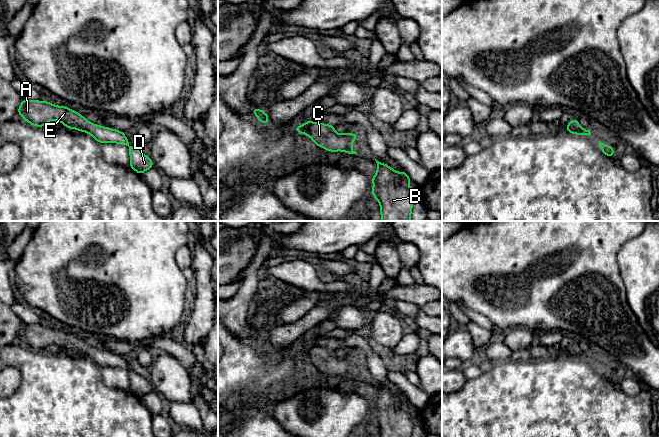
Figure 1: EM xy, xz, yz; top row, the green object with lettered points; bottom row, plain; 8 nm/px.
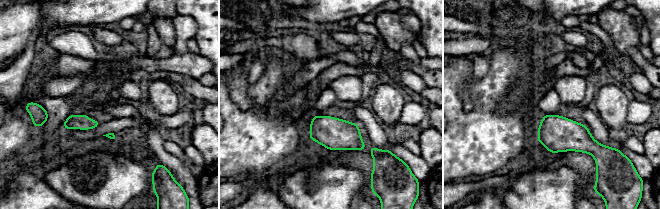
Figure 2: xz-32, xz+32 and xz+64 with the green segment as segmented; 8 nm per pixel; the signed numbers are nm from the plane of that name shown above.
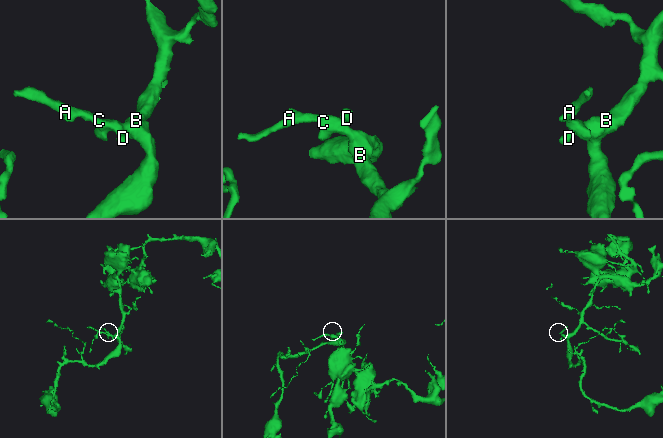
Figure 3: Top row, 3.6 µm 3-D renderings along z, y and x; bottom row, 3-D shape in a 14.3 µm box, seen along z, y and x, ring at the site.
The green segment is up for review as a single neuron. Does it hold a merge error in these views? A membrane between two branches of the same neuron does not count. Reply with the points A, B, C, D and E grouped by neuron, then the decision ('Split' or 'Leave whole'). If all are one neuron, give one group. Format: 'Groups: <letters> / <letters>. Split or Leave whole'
Groups: A B C D E. Leave whole

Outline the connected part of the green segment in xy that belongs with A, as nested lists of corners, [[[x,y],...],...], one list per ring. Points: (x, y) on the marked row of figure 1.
[[[24,99],[19,105],[18,114],[32,126],[44,127],[47,122],[56,120],[63,123],[66,128],[85,131],[100,144],[111,142],[126,145],[129,148],[130,168],[138,174],[154,166],[149,156],[129,145],[123,131],[90,123],[84,116],[68,107],[53,105],[44,100]]]

